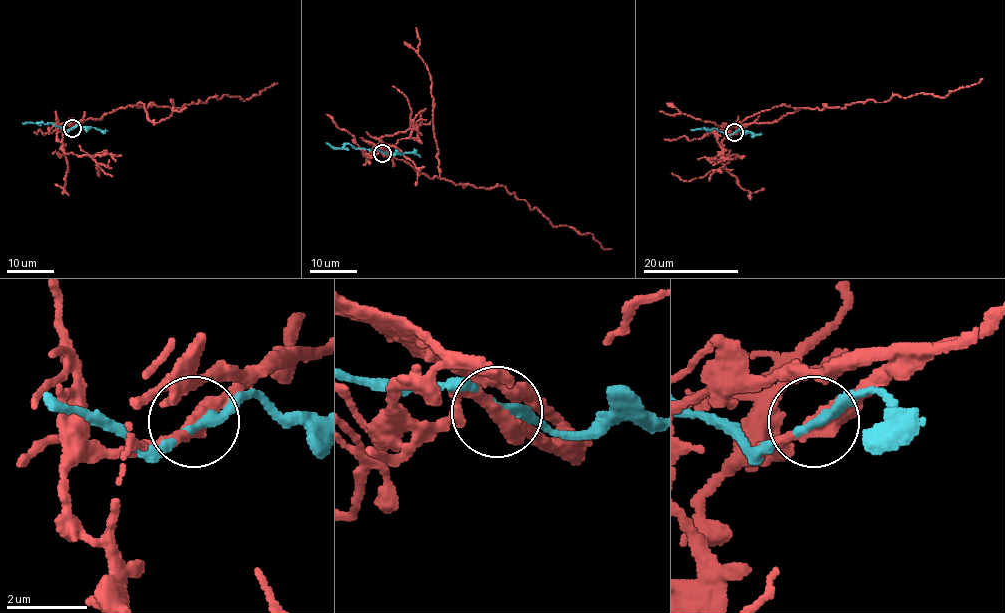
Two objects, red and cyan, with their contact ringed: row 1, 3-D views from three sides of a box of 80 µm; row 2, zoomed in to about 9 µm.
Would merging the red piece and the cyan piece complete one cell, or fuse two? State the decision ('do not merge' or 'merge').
do not merge

